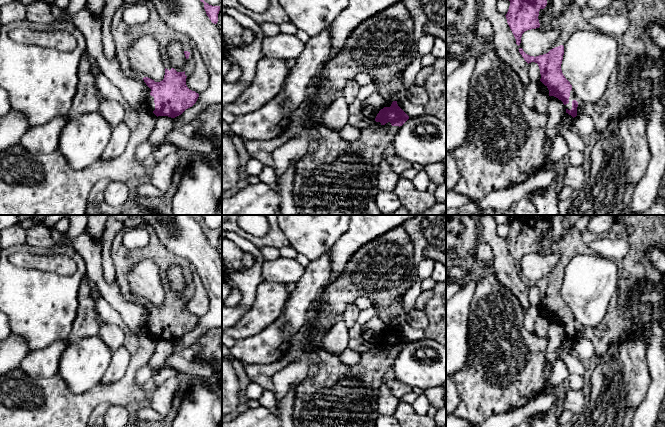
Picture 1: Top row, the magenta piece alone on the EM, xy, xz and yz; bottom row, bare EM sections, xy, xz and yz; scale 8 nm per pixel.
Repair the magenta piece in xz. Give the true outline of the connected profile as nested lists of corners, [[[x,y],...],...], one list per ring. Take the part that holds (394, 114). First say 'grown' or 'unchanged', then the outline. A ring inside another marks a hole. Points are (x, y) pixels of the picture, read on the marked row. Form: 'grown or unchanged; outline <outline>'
grown; outline [[[393,101],[371,119],[371,125],[360,131],[356,141],[343,140],[338,131],[318,126],[318,148],[296,163],[292,194],[298,214],[381,215],[376,205],[376,195],[380,191],[377,187],[379,165],[395,134],[408,119],[397,101]]]

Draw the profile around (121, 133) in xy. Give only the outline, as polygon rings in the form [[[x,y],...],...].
[[[124,120],[113,127],[111,139],[103,152],[101,159],[110,159],[121,155],[127,147],[131,132],[131,129]]]

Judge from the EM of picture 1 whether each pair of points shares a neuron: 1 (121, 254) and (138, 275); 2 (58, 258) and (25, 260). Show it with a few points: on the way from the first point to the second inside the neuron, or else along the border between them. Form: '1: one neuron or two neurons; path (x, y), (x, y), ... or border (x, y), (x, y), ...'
1: two neurons; border (134, 264), (128, 273), (128, 286)
2: one neuron; path (50, 260), (33, 260)

